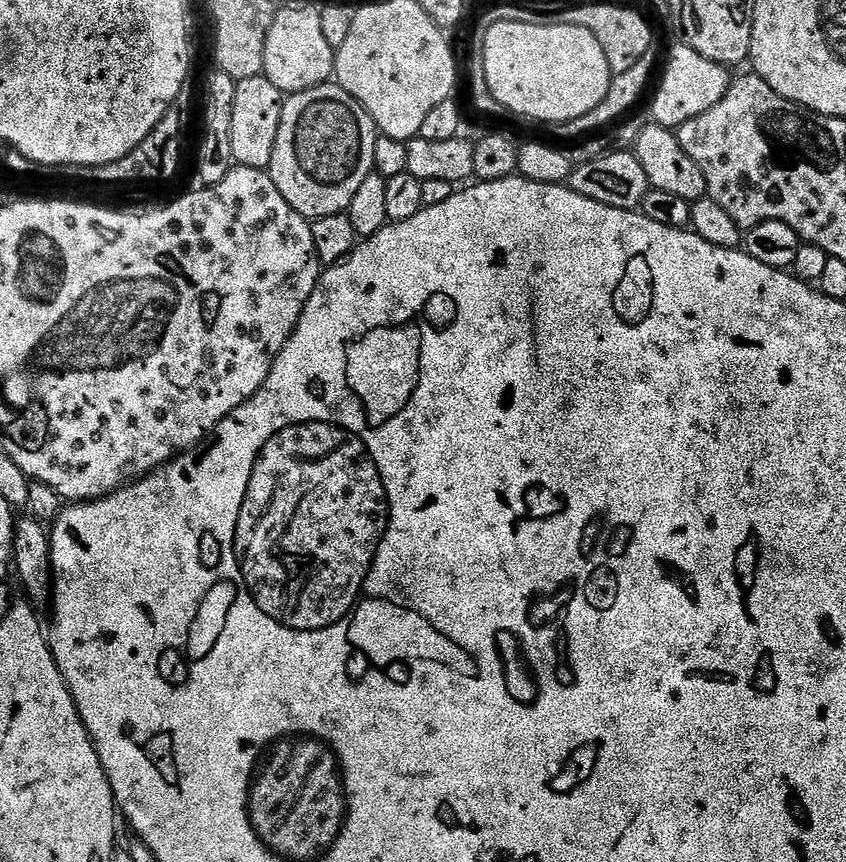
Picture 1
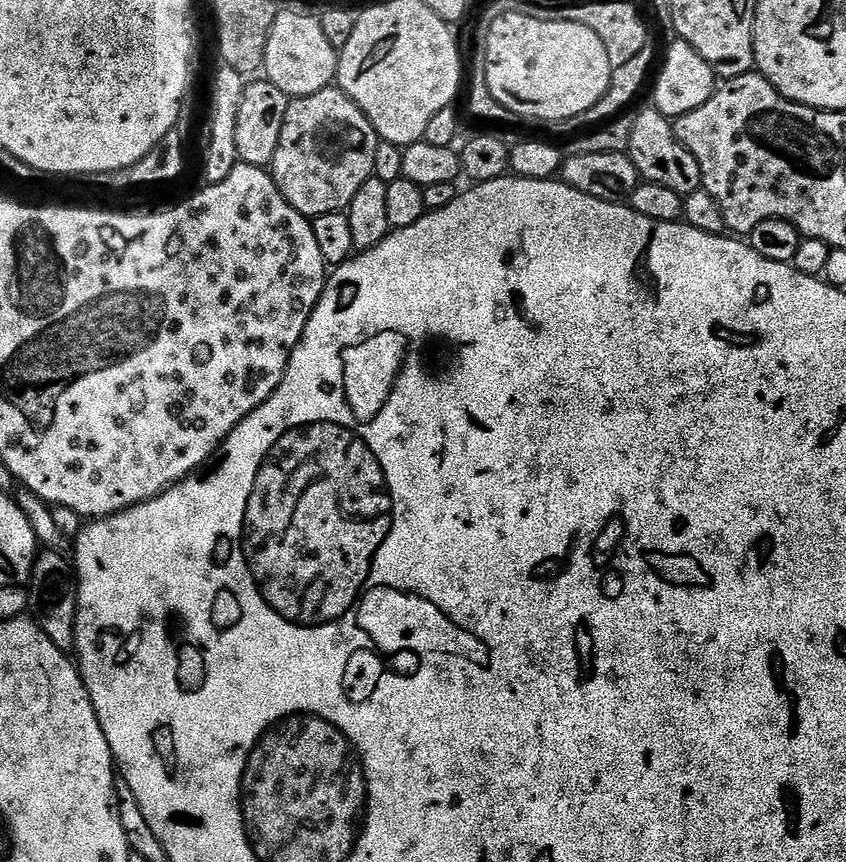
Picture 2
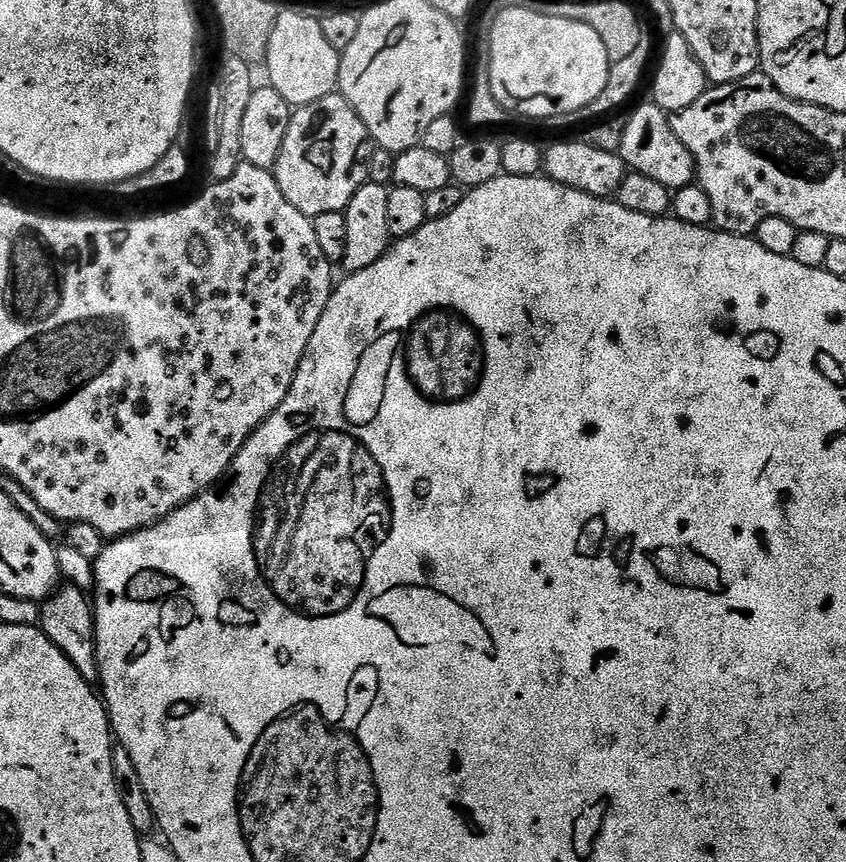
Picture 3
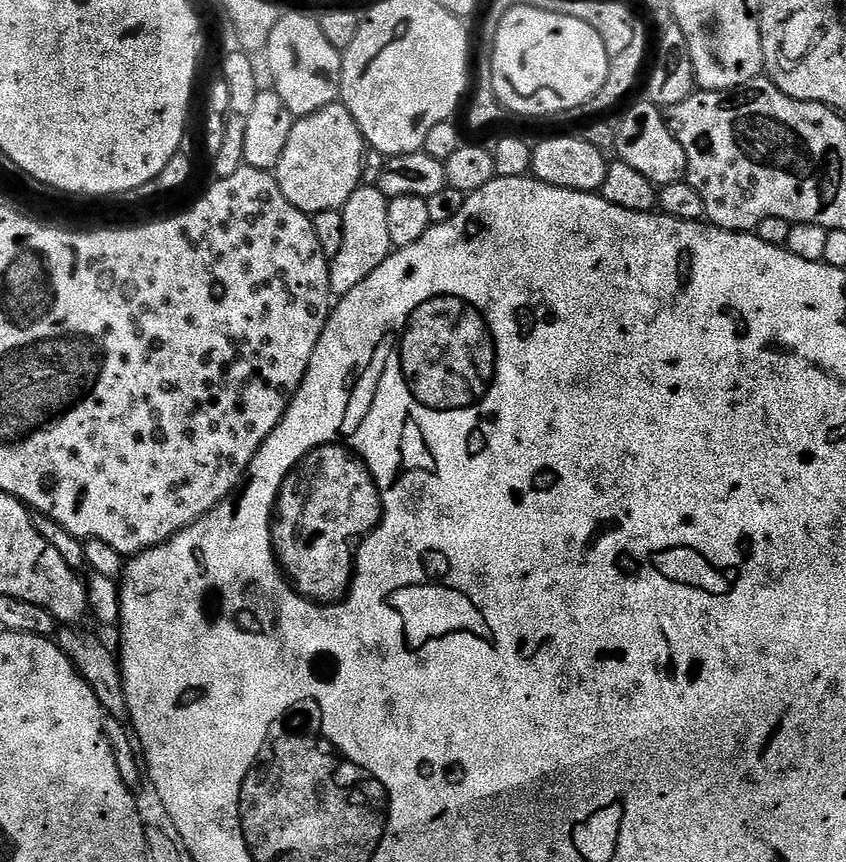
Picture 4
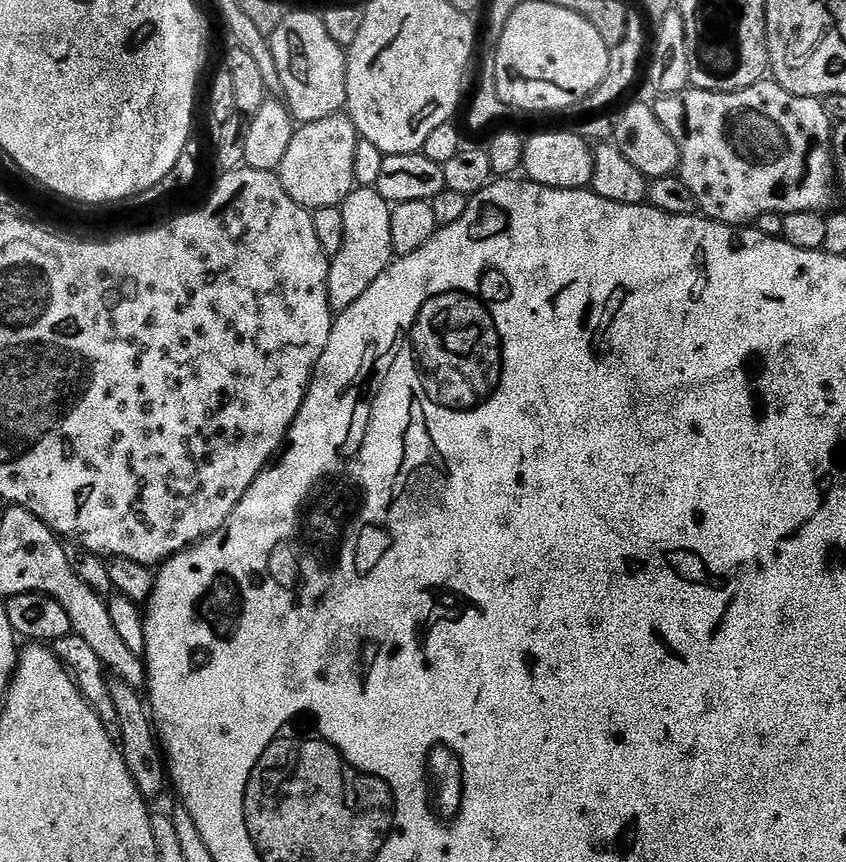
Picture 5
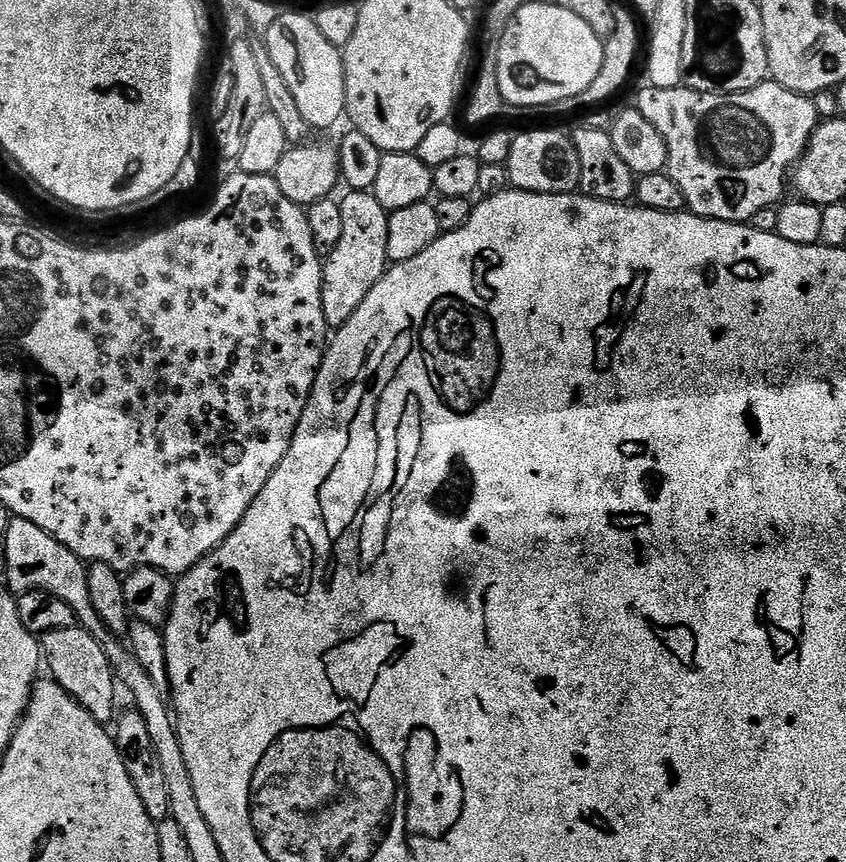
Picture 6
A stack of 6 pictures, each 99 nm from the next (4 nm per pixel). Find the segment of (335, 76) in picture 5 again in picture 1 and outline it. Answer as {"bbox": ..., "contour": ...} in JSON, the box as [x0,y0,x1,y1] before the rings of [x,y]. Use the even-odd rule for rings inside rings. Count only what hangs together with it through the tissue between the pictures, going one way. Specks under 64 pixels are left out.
{"bbox":[263,7,336,94],"contour":[[[319,7],[313,8],[284,8],[275,13],[272,18],[272,25],[266,34],[266,50],[264,51],[264,70],[263,75],[278,86],[278,90],[285,94],[310,90],[319,84],[327,84],[333,79],[336,67],[336,54],[326,42],[326,37],[322,31],[322,18],[320,17]]]}

